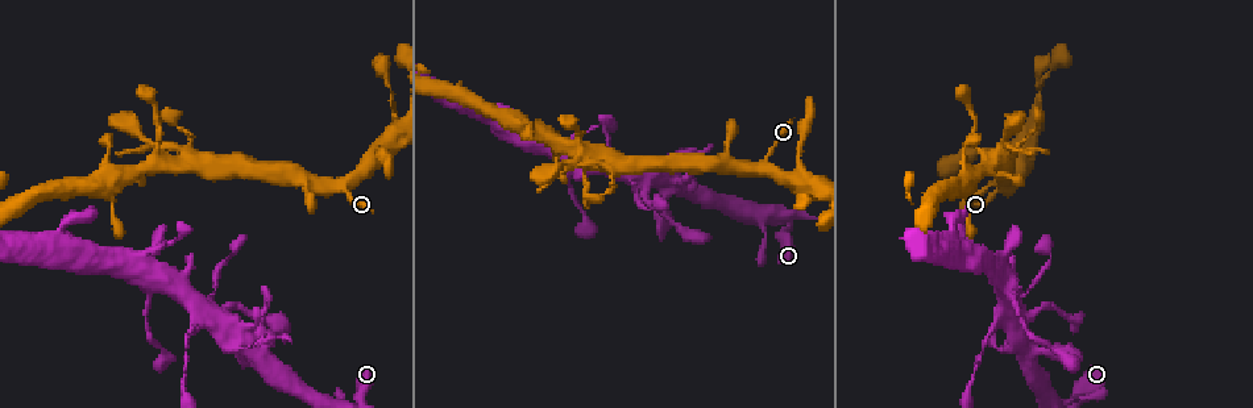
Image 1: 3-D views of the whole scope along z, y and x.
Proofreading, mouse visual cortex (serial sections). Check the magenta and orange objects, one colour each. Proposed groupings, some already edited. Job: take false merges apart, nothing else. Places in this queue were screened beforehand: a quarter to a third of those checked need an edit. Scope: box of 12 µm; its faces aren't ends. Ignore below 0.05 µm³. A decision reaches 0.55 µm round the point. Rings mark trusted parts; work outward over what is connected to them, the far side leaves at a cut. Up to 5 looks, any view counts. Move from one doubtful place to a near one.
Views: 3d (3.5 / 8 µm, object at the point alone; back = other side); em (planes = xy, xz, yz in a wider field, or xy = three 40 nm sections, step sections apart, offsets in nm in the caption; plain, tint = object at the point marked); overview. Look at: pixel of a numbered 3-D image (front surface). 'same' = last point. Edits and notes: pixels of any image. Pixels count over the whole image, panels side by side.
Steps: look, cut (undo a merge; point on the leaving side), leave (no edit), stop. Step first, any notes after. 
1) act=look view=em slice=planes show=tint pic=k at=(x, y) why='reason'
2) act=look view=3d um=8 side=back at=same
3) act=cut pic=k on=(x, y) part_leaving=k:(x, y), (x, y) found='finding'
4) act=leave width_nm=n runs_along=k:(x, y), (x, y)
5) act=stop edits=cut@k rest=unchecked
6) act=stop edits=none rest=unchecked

act=look view=3d um=3.5 side=back pic=1 at=(571, 139) why='calibre changes'

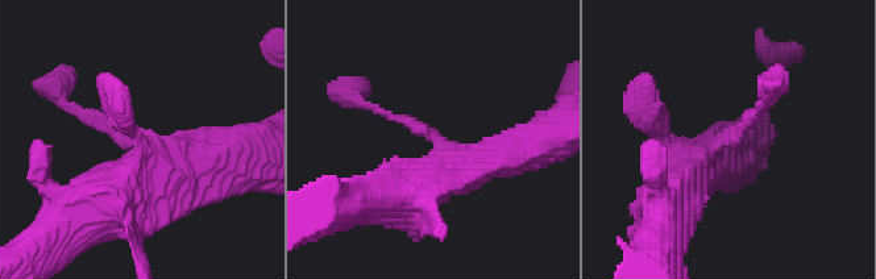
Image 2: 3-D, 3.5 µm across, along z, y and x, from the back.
act=look view=em slice=planes show=tint pic=2 at=(733, 135) why='shape alone is not enough'

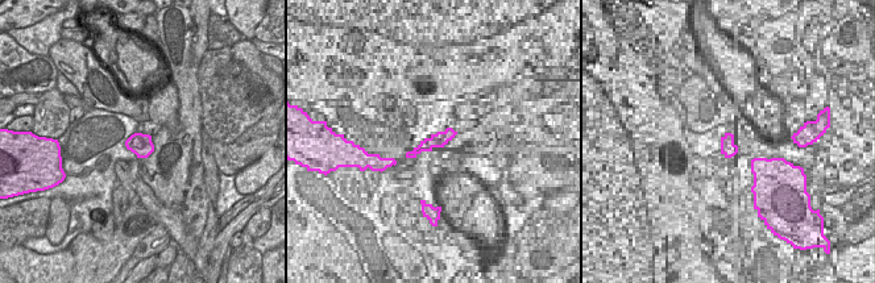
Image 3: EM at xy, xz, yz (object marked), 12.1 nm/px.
act=look view=em slice=xy step=1 show=tint at=same

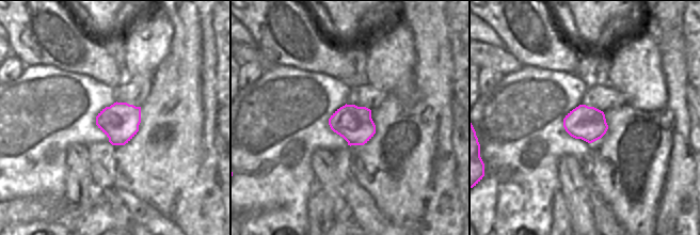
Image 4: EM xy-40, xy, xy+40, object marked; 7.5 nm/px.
act=leave runs_along=2:(681, 186), (766, 101) found='continuous, no second cell'

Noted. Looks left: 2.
act=look view=3d um=8 pic=1 at=(565, 142) why='two arms in line, one across'

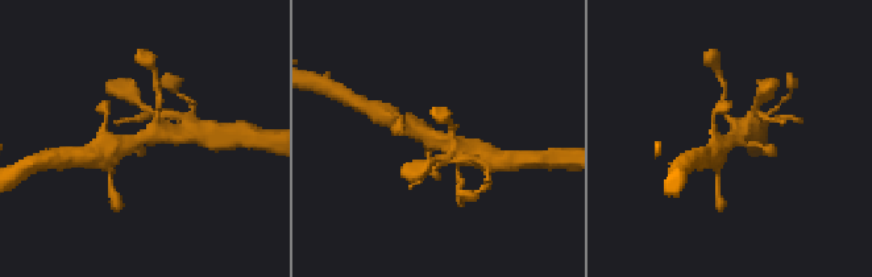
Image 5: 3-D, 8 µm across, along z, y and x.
act=look view=3d um=3.5 pic=5 at=(436, 137) why='closer look'

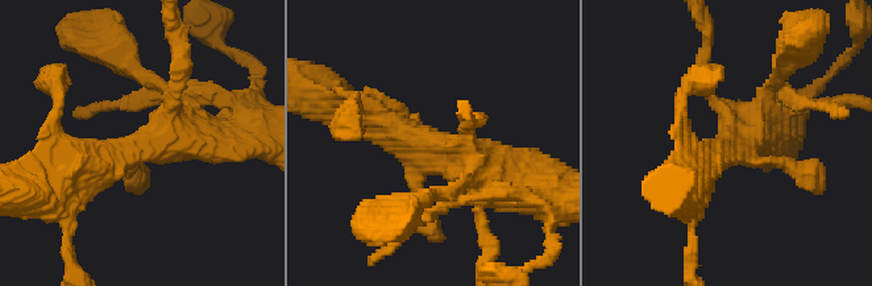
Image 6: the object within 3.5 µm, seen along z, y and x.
act=leave runs_along=6:(511, 190), (459, 153), (357, 112) found='continuous, no second cell'

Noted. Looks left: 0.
act=stop edits=none rest=unchecked

